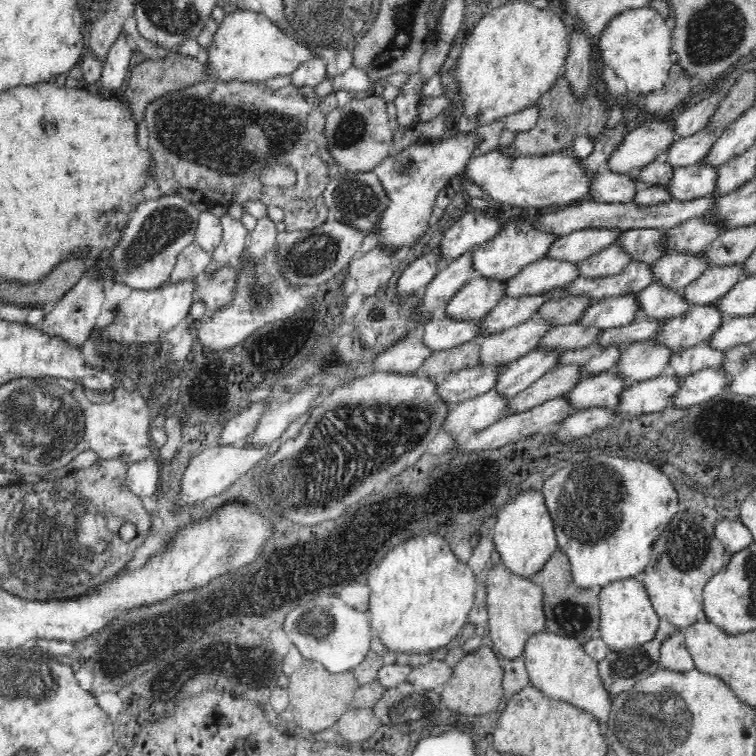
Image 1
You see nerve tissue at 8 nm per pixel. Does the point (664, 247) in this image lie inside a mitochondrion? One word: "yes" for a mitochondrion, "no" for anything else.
no

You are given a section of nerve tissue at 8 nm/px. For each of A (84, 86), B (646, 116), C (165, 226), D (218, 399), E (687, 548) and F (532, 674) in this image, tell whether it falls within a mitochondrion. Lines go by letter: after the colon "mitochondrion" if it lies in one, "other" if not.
A: other
B: other
C: mitochondrion
D: other
E: mitochondrion
F: other

